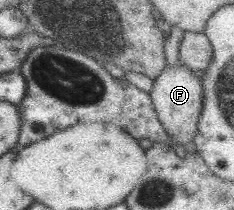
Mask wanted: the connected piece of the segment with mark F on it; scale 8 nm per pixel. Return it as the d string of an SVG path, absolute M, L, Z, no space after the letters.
M166 66L152 82L150 96L154 111L163 130L170 136L170 142L181 146L189 144L194 139L197 121L202 105L202 88L200 78L193 75L193 70L186 66Z

